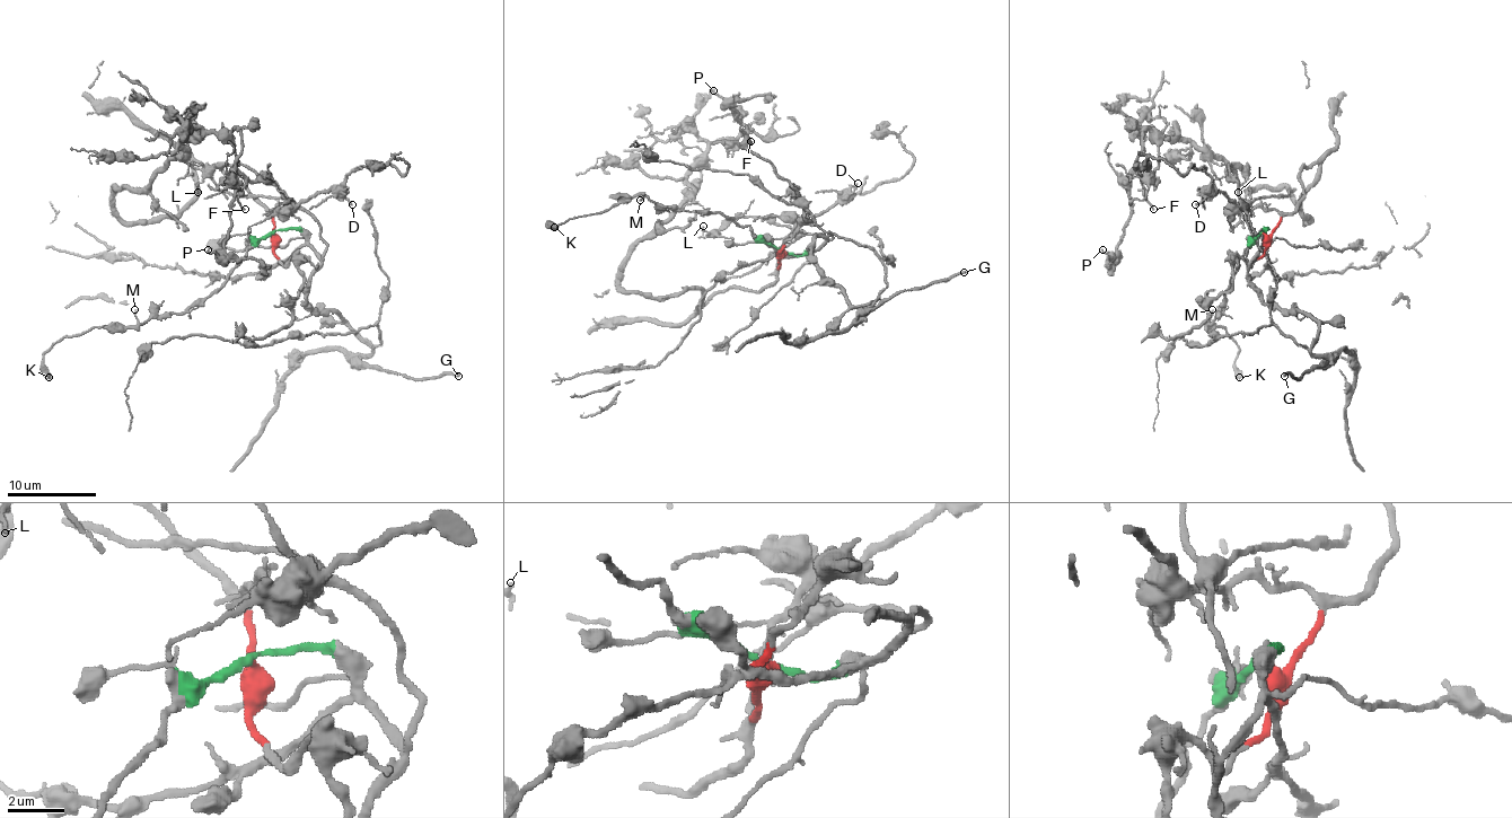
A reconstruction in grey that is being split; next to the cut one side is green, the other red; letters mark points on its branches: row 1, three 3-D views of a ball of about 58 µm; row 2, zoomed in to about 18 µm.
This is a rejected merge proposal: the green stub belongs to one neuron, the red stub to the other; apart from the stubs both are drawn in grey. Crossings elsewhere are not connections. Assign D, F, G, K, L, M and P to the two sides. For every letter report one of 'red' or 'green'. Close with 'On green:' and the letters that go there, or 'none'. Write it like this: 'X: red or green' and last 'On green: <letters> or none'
D: red
F: red
G: green
K: green
L: green
M: green
P: red
On green: G, K, L, M

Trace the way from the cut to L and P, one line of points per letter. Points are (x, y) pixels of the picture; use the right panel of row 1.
L: (1262, 232), (1266, 229), (1262, 248), (1246, 257), (1250, 227), (1229, 164), (1241, 170), (1237, 193)
P: (1262, 232), (1318, 161), (1304, 222), (1284, 188), (1246, 188), (1146, 129), (1124, 235), (1101, 248)

